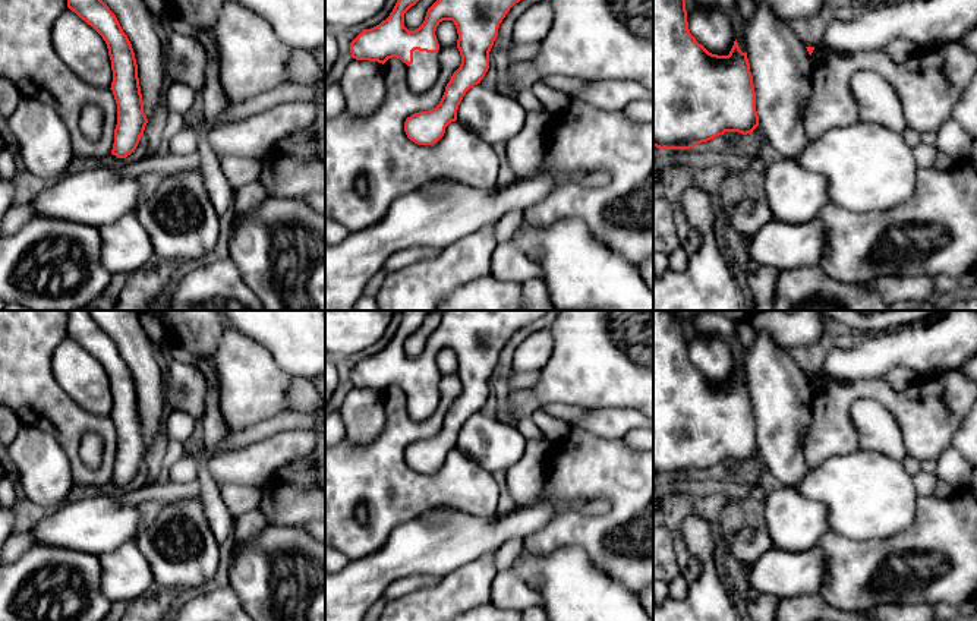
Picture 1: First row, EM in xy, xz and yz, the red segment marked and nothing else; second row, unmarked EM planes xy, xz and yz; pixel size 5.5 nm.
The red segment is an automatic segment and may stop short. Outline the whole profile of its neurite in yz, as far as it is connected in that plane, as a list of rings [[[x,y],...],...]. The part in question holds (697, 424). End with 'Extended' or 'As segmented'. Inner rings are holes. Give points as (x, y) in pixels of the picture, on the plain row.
[[[653,310],[653,475],[659,477],[690,477],[697,472],[707,470],[725,460],[738,460],[743,463],[753,461],[759,454],[759,444],[756,439],[756,420],[747,381],[743,381],[737,368],[728,384],[718,384],[709,381],[696,366],[690,362],[686,338],[684,321],[675,310]]]. As segmented

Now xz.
[[[397,310],[401,322],[390,344],[379,353],[363,357],[350,371],[350,381],[356,388],[384,393],[388,387],[400,387],[406,394],[409,417],[420,422],[435,412],[438,403],[437,354],[442,349],[454,350],[460,395],[453,401],[435,436],[415,441],[404,450],[407,466],[417,473],[437,472],[445,455],[457,448],[463,425],[480,412],[489,397],[489,379],[505,343],[516,331],[549,310],[441,310],[441,324],[428,337],[423,352],[409,359],[404,354],[404,341],[431,312],[434,310]]]. Extended

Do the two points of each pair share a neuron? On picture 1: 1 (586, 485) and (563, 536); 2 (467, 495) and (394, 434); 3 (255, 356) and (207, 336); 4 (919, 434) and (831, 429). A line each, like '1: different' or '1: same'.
1: same
2: same
3: different
4: same

